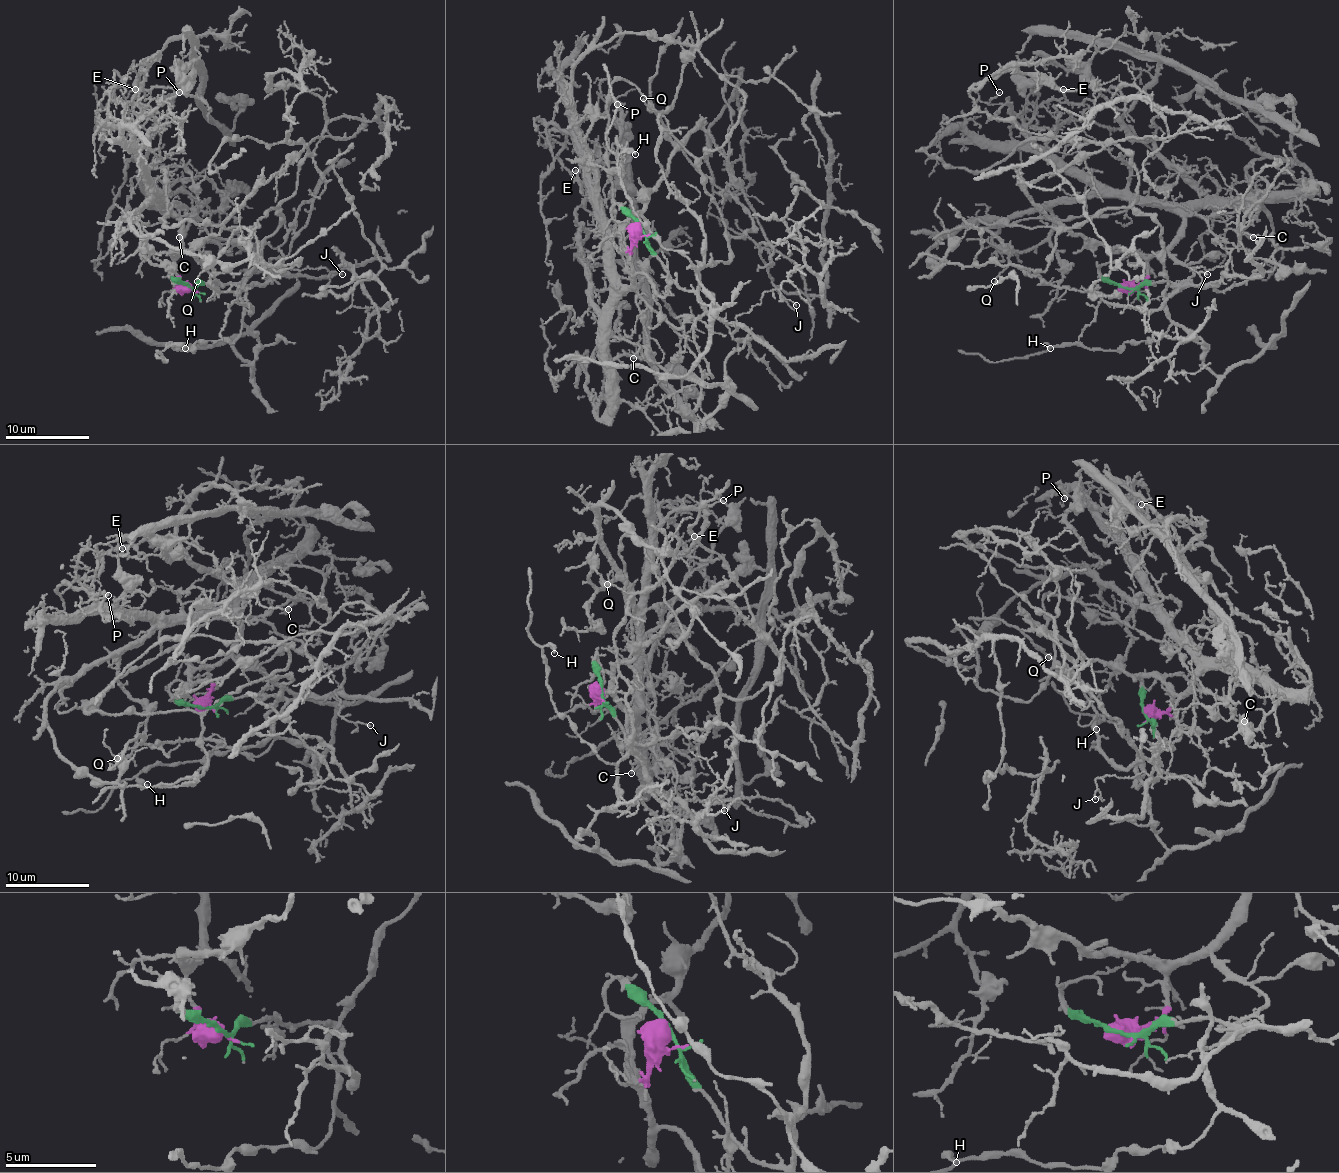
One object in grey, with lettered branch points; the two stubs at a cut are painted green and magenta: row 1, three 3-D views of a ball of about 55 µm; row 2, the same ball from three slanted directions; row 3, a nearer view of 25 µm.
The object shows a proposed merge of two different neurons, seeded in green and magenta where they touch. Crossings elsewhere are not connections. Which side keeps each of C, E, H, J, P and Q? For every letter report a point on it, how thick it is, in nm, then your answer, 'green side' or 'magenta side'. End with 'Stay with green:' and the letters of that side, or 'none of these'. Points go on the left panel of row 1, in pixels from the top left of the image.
C: place (179, 237); calibre 100 nm; magenta side
E: place (135, 89); calibre 130 nm; magenta side
H: place (185, 348); calibre 240 nm; green side
J: place (342, 274); calibre 100 nm; green side
P: place (179, 92); calibre 100 nm; magenta side
Q: place (197, 281); calibre 120 nm; green side
Stay with green: H, J, Q

